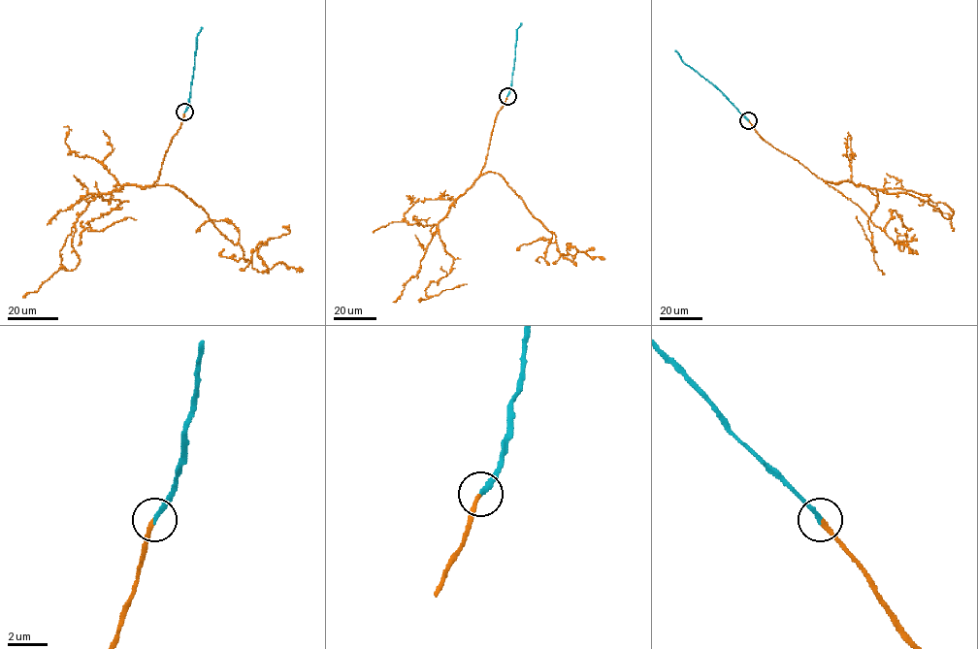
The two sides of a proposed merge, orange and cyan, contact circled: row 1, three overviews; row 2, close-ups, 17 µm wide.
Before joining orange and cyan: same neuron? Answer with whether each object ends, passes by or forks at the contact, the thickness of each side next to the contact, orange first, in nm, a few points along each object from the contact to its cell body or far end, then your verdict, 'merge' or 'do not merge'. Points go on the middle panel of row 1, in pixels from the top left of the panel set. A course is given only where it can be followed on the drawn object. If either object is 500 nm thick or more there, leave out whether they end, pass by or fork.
orange ends | cyan ends | 200/220 nm | orange via (506, 96), (497, 114), (480, 174), (503, 177), (555, 235), (561, 254), (567, 245), (604, 259) | cyan via (506, 96), (513, 67), (516, 30), (521, 22) | merge

